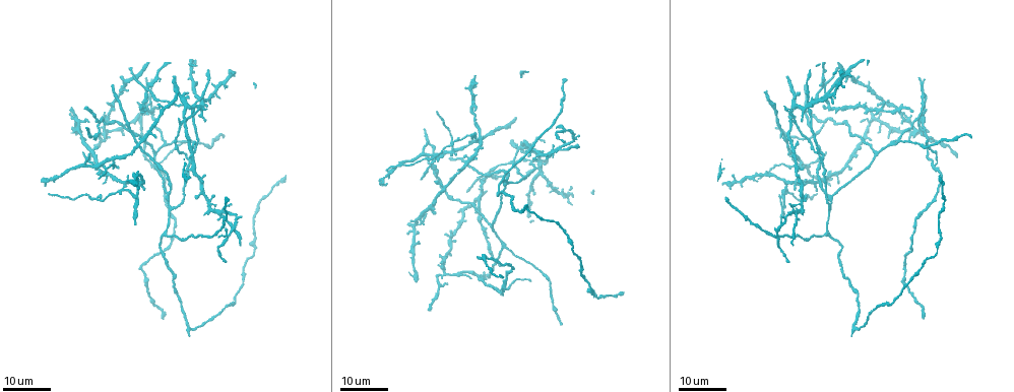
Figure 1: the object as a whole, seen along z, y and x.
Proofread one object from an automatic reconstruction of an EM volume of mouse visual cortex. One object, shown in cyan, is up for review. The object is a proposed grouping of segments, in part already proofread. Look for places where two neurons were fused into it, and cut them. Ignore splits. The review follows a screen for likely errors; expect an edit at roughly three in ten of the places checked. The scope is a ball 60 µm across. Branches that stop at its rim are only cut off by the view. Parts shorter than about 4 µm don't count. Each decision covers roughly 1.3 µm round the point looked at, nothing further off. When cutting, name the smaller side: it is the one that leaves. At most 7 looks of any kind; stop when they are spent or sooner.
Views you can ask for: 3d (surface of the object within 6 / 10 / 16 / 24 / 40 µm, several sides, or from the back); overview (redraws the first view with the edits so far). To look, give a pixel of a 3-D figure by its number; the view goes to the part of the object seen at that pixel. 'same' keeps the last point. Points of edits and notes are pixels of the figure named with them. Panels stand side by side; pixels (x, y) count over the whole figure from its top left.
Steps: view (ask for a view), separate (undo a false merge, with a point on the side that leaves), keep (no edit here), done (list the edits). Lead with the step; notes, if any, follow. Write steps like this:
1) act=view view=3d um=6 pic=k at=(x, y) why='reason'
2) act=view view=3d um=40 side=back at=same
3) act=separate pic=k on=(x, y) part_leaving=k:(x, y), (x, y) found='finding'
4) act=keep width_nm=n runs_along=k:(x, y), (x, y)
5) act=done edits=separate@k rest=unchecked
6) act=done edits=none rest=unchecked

act=view view=3d um=16 pic=1 at=(220, 213) why='thin arm on a thick one'

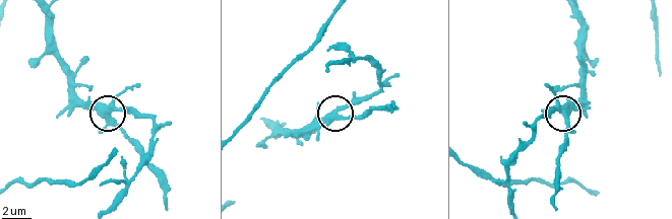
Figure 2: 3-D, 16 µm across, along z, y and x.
act=view view=3d um=6 pic=2 at=(566, 113)

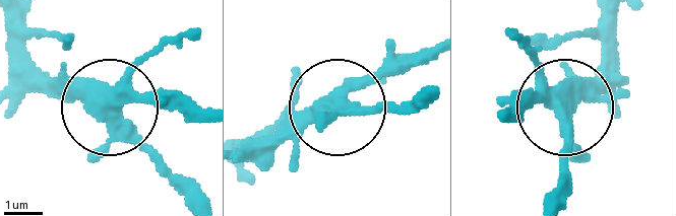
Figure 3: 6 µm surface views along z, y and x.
act=keep side_arm_um=8 arms=5 found='continuous, no second neuron'

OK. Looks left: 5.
act=view view=3d um=24 pic=1 at=(821, 158) why='three arms meet'

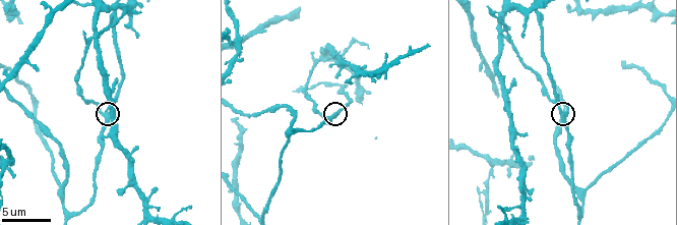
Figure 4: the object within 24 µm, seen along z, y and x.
act=view view=3d um=10 pic=4 at=(104, 113) why='zoom in'

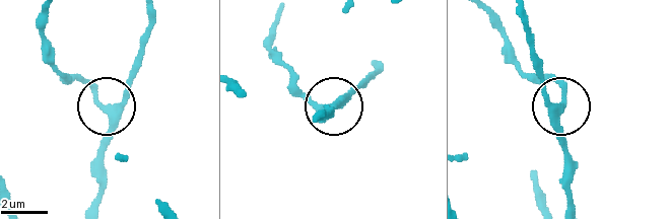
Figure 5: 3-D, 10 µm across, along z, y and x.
act=keep arms=3 runs_along=5:(571, 198), (561, 106), (534, 72) found='one neuron here'

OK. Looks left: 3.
act=view view=3d um=16 pic=1 at=(912, 131) why='looks like a crossing'

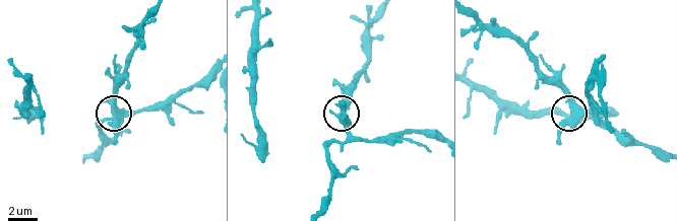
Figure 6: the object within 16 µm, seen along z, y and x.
act=view view=3d um=6 pic=6 at=(574, 113) why='zoom in'

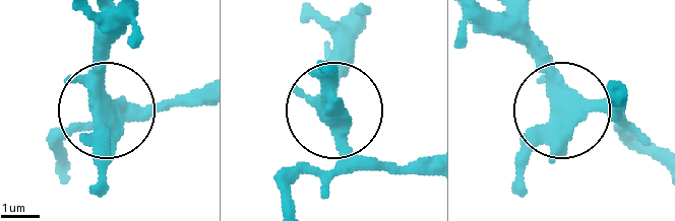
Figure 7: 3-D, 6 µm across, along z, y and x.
act=keep runs_along=7:(198, 88), (160, 107), (114, 107), (102, 181) found='one neuron here'

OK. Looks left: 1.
act=view view=3d um=16 pic=4 at=(343, 86) why='three arms meet'

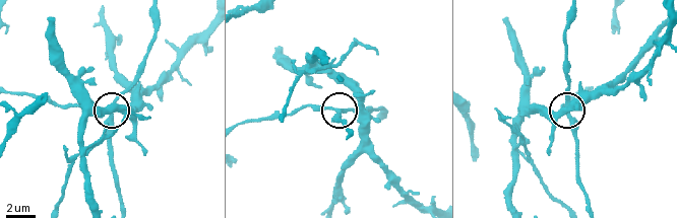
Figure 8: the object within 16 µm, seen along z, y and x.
act=keep side_arm_um=14 found='continuous, no second neuron'

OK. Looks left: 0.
act=done edits=none rest=unchecked

